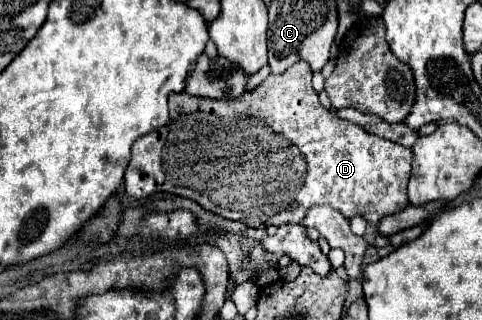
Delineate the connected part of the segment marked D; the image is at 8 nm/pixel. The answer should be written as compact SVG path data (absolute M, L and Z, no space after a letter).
M296 61L290 69L286 69L284 73L280 75L268 75L266 81L262 81L258 87L246 91L244 95L240 95L238 99L206 99L206 97L194 97L194 95L186 95L186 93L172 93L168 97L168 105L170 105L170 121L160 127L158 131L152 131L152 133L146 133L142 135L142 139L136 139L134 145L132 145L132 157L130 157L130 163L128 163L128 169L126 169L126 177L124 177L124 191L126 195L130 197L136 197L136 199L142 199L142 197L148 197L152 193L172 193L172 195L182 195L182 197L188 197L192 201L196 201L198 205L202 205L204 209L220 215L220 217L226 217L226 219L232 219L232 221L240 221L248 227L254 227L254 229L266 229L270 225L288 225L288 223L302 223L306 213L316 207L316 205L328 205L336 211L340 211L346 219L352 219L352 217L364 217L370 225L376 225L380 223L384 217L388 215L394 215L394 213L400 213L406 205L408 205L408 195L406 195L406 183L408 183L408 177L410 177L410 167L412 167L412 149L408 147L402 147L394 141L388 141L388 139L382 139L378 135L372 135L368 131L364 131L360 125L352 123L352 121L346 121L346 119L340 119L336 113L324 109L318 101L318 93L312 89L312 69L306 61Z

